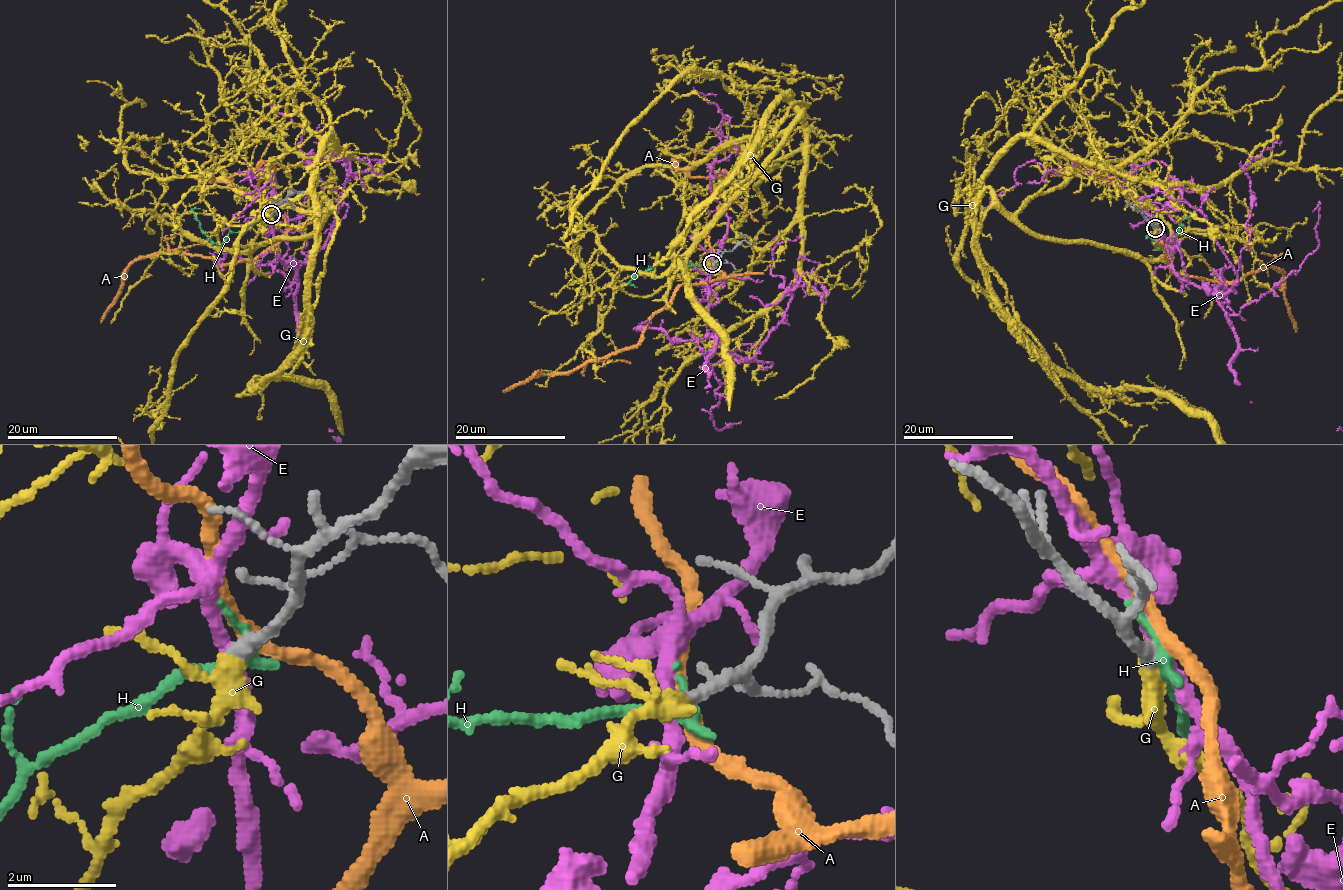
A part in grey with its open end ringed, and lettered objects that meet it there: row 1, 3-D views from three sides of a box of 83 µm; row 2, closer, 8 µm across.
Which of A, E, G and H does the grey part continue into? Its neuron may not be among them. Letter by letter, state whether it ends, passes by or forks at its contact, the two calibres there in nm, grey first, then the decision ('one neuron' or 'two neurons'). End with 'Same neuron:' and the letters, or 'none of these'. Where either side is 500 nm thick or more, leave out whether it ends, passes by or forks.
A: it passes by; calibres 280 and 260 nm; two neurons
E: it passes by; calibres 260 and 240 nm; two neurons
G: it passes by; calibres 280 and 300 nm; one neuron
H: it ends; calibres 280 and 280 nm; two neurons
Same neuron: G

